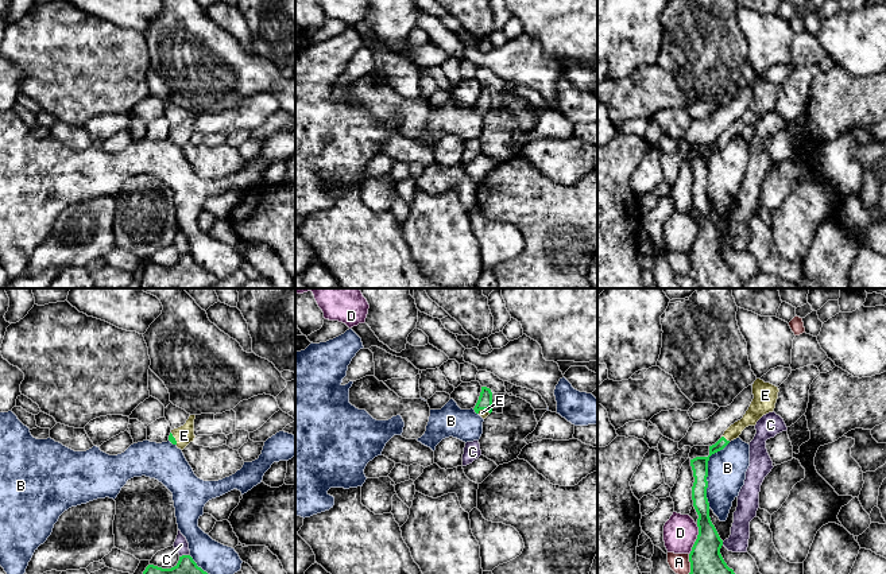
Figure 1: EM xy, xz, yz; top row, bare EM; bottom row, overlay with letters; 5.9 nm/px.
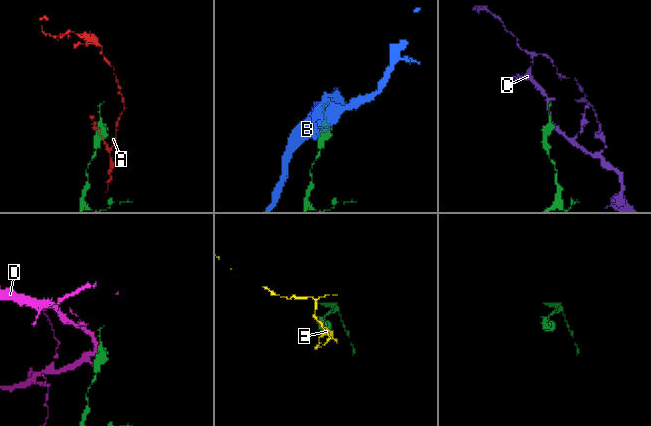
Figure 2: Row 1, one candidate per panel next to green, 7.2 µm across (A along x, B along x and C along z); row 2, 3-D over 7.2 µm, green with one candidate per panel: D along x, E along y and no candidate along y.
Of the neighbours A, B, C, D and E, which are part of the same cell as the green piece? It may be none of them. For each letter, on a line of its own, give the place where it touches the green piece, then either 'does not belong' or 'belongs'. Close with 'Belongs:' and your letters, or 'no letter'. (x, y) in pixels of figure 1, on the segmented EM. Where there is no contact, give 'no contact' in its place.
A: contact yz (691, 563); does not belong
B: contact yz (707, 472); does not belong
C: contact xy (184, 555); does not belong
D: contact yz (696, 539); does not belong
E: contact yz (724, 438); belongs
Belongs: E

